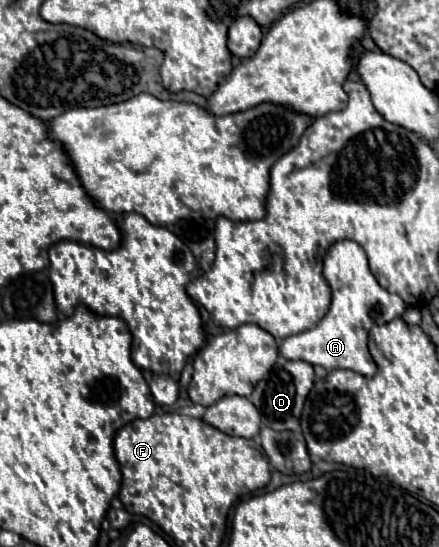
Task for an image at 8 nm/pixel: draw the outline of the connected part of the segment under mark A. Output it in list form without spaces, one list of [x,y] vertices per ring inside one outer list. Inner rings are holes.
[[[354,240],[334,242],[328,248],[322,266],[324,266],[324,278],[332,288],[332,304],[326,316],[314,328],[284,338],[278,350],[286,360],[304,360],[308,364],[320,364],[326,370],[348,368],[362,376],[374,376],[376,364],[366,346],[368,328],[370,324],[376,322],[372,318],[376,318],[374,314],[378,312],[382,314],[390,312],[390,316],[402,316],[406,304],[398,294],[390,294],[378,284],[378,280],[368,268],[368,260],[362,246]],[[388,300],[392,300],[392,306],[384,306]]]

